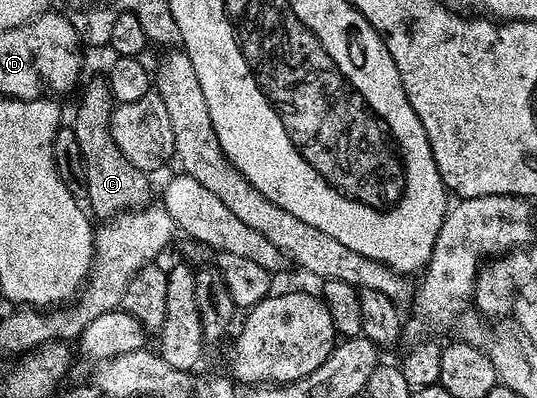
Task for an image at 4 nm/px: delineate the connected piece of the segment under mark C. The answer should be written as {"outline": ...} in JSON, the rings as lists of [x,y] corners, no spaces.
{"outline":[[[103,77],[96,78],[84,90],[84,95],[80,98],[80,107],[76,110],[76,122],[71,123],[74,136],[77,137],[78,148],[84,157],[84,166],[86,174],[86,184],[88,185],[87,205],[92,205],[91,213],[97,214],[97,219],[107,220],[115,215],[125,212],[131,212],[141,209],[153,201],[152,186],[148,183],[149,175],[143,170],[134,168],[134,164],[130,164],[130,160],[126,160],[126,156],[122,156],[122,152],[118,148],[118,144],[114,144],[114,136],[112,135],[112,111],[114,109],[114,99],[107,81]]]}

